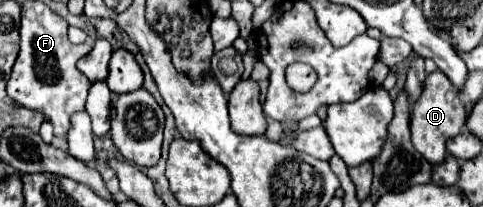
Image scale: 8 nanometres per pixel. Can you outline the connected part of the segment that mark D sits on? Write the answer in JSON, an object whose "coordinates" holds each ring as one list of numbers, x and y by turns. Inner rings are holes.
{"coordinates":[[434,71,426,77,422,95,412,107,410,113,410,133,412,133,412,143,420,155,424,155,432,165,442,163,446,157,446,141,450,137,456,137,464,123,466,123,466,111,464,105,458,97,458,89,450,83,450,79,442,71]]}

